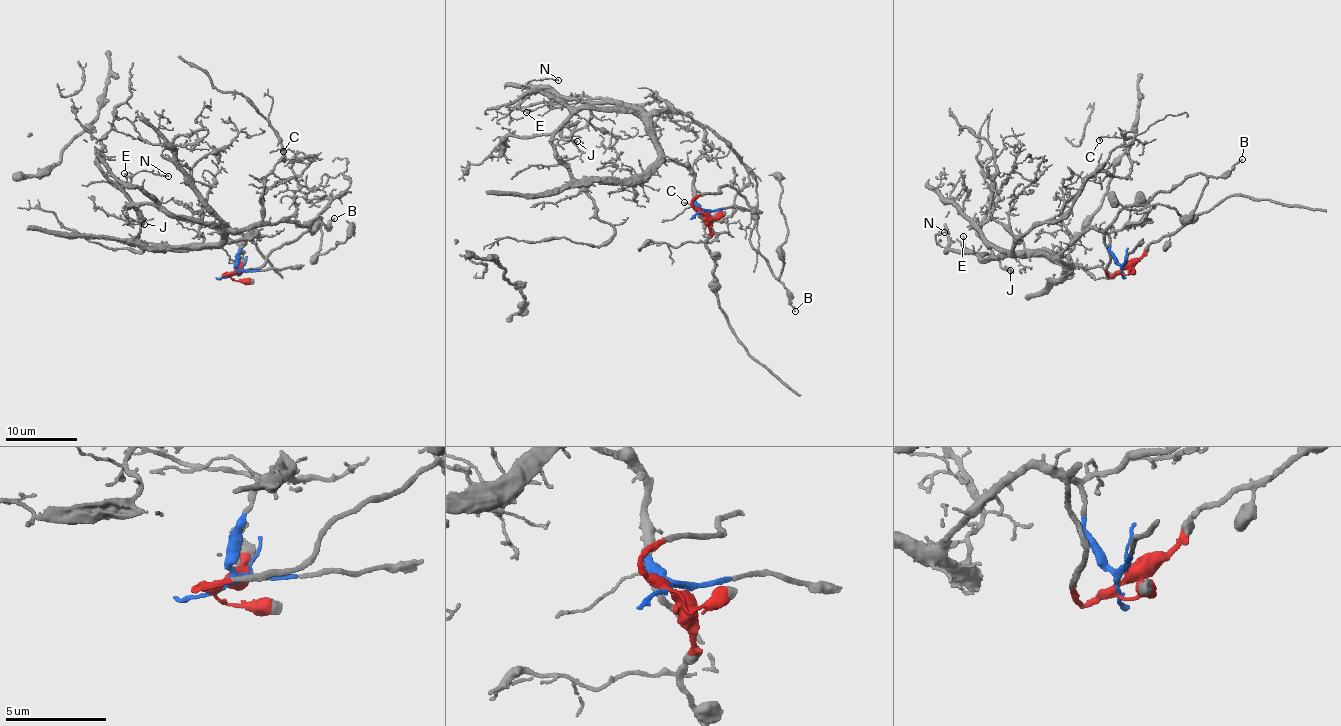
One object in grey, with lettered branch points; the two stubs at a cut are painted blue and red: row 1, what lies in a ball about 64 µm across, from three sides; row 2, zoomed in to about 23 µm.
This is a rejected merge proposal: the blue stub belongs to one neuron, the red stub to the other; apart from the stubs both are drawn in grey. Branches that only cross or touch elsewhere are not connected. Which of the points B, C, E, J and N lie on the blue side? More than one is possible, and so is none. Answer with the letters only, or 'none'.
C, E, J, N

